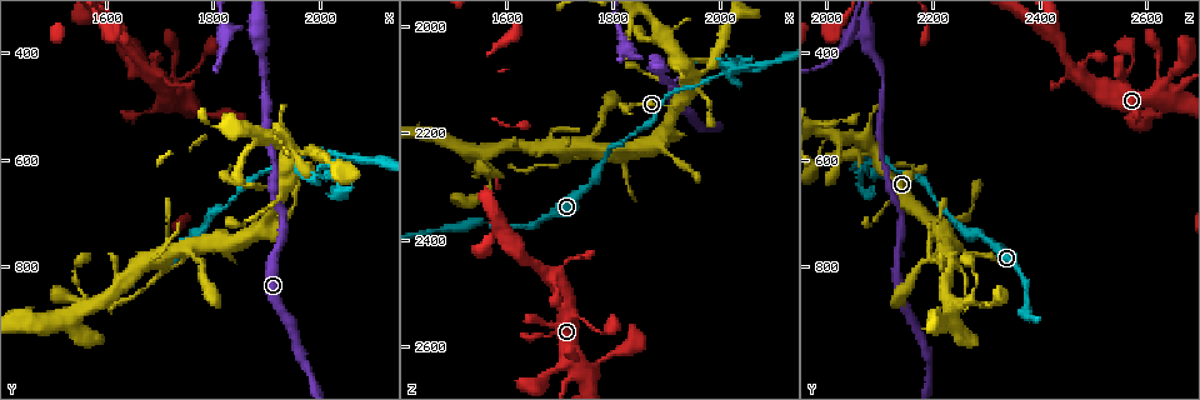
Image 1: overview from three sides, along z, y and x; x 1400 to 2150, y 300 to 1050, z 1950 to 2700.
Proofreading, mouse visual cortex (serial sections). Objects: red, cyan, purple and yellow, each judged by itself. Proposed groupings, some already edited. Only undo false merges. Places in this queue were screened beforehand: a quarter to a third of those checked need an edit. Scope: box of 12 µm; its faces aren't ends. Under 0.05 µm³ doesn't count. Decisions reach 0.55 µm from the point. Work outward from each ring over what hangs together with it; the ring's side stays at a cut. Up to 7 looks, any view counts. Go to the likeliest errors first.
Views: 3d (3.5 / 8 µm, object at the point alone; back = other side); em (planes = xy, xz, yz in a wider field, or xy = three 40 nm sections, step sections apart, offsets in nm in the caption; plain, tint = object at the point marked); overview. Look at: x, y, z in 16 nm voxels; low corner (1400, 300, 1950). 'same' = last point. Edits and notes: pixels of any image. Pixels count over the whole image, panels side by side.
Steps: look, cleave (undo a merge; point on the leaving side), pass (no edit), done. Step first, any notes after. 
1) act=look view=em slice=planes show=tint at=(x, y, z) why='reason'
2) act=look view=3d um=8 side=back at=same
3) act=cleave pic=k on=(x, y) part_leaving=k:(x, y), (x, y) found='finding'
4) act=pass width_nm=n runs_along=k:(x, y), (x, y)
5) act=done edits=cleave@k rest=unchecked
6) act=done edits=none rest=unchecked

act=look view=3d um=3.5 at=(2035, 595, 2075) why='thin neck'

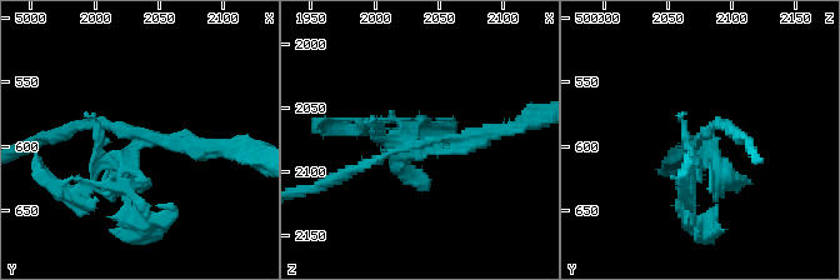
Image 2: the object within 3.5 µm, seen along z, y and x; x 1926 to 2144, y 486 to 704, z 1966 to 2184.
act=look view=em slice=xy step=1 show=tint at=(2034, 588, 2080) why='need the tissue'

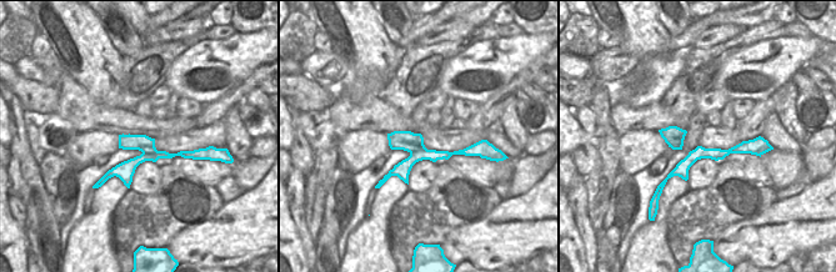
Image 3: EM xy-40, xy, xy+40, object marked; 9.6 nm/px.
act=cleave pic=2 on=(406, 175) border=3:(200, 152), (175, 155) found='two cells meet here'

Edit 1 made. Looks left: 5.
act=look view=3d um=3.5 at=(1885, 370, 2065) why='three-way junction'

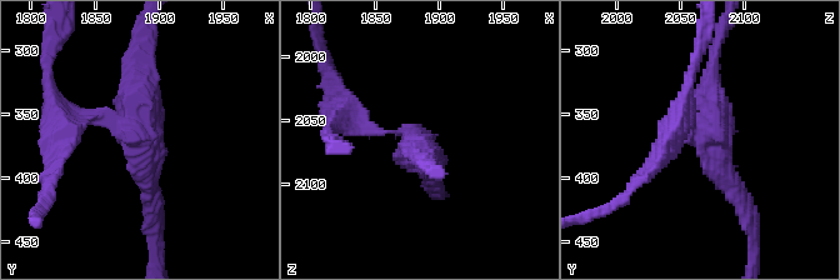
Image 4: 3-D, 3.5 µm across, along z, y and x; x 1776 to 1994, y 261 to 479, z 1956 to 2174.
act=look view=em slice=xy step=2 show=plain at=(1884, 368, 2072) arms=3 arm_widths_nm=150,200,250

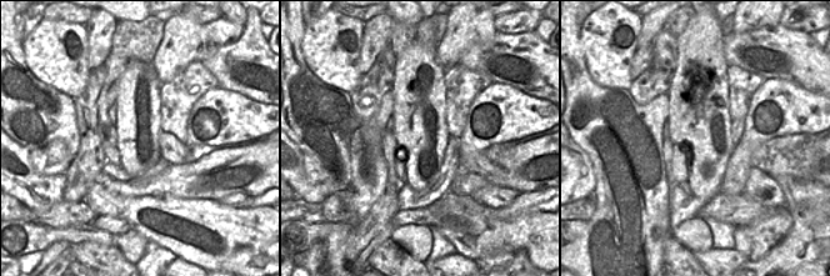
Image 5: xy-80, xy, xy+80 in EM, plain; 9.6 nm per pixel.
act=look view=em slice=xy step=2 show=tint at=same why='with the object marked'

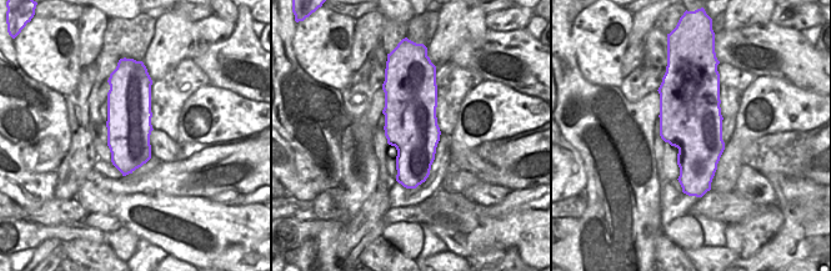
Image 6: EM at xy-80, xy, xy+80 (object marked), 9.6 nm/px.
act=cleave pic=4 on=(348, 106) part_leaving=4:(384, 131), (346, 119), (326, 74) found='two cells meet here'

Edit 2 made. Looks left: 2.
act=done edits=cleave@2,cleave@4 rest=unchecked

